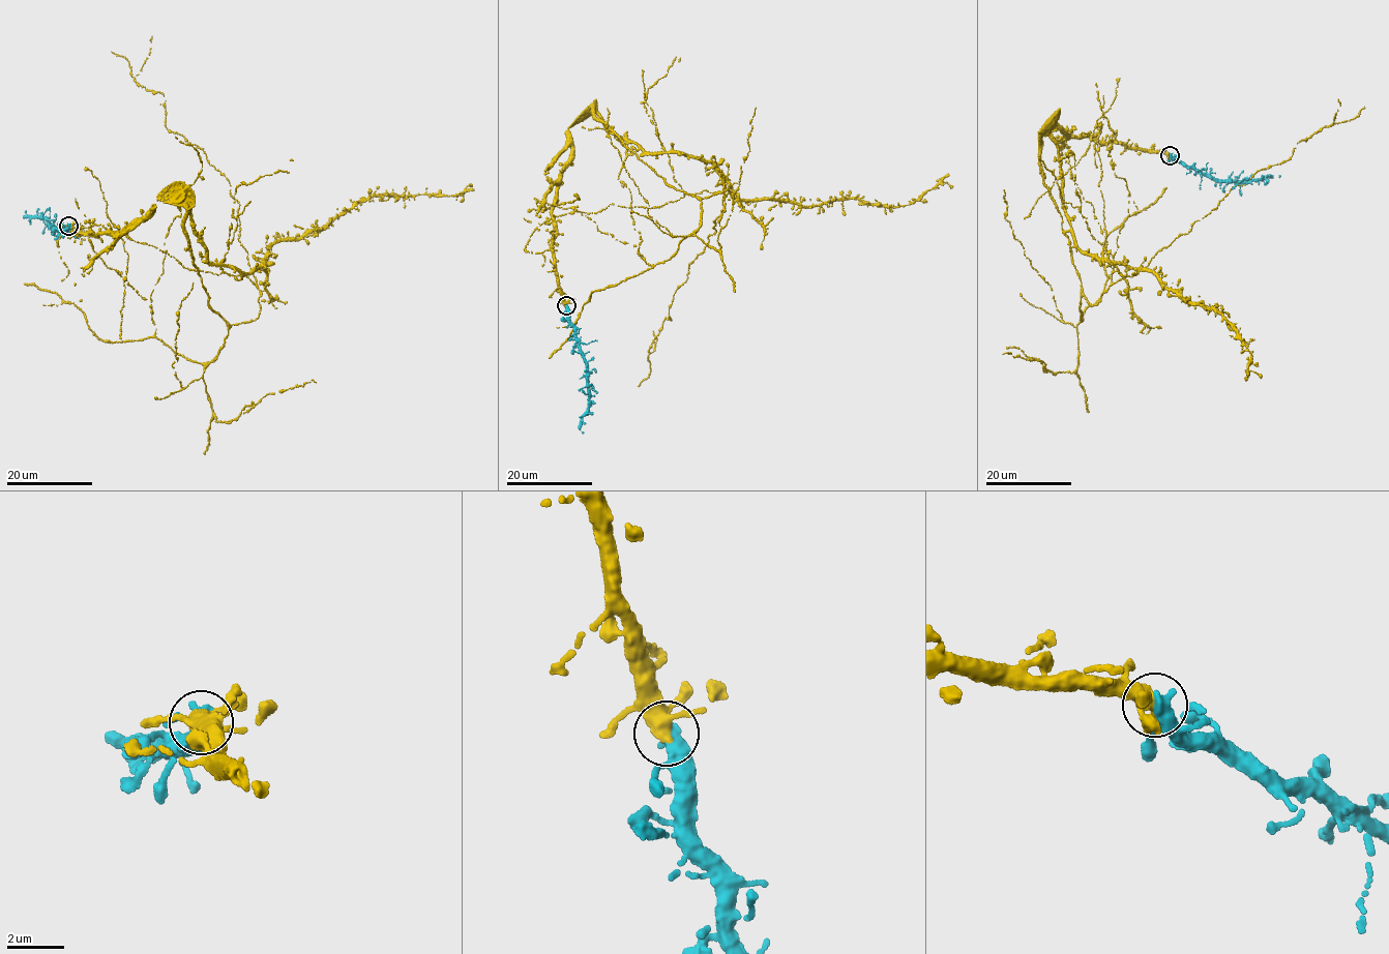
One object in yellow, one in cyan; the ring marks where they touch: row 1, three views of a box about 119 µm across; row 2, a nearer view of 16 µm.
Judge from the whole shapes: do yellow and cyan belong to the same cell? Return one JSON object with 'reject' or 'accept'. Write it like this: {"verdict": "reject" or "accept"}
{"verdict": "accept"}

